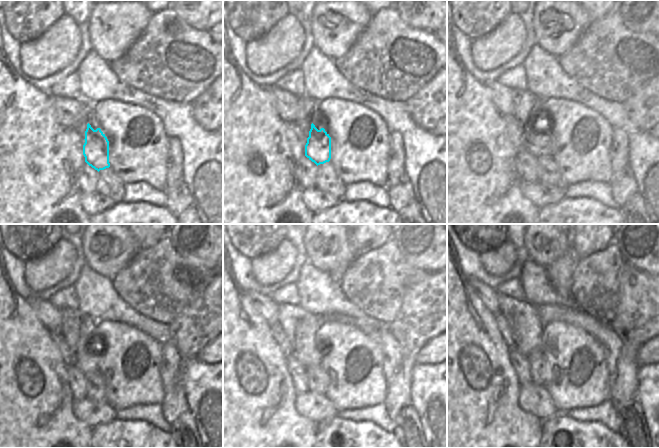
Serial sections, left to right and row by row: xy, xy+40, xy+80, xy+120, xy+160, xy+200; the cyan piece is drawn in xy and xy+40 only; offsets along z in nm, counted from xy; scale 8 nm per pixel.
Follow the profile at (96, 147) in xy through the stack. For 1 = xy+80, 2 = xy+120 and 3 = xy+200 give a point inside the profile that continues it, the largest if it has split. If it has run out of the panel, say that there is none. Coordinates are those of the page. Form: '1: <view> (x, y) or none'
1: xy+80 (526, 107)
2: xy+120 (77, 328)
3: xy+200 (526, 327)

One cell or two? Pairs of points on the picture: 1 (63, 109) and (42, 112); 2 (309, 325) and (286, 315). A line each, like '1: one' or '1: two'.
1: two
2: one

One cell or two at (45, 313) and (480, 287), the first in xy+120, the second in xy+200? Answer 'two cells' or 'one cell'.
one cell

